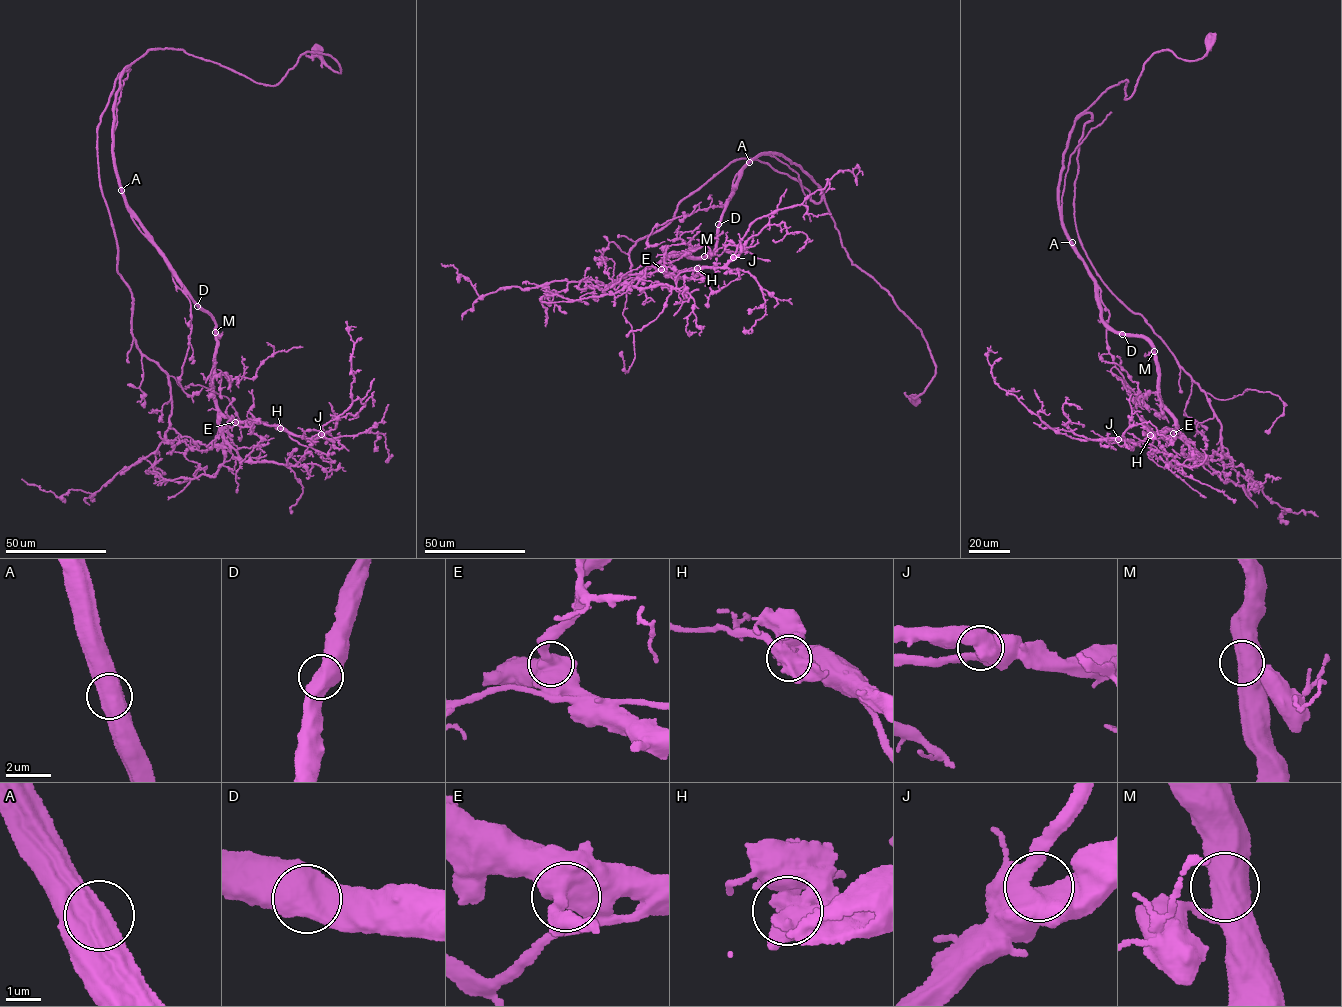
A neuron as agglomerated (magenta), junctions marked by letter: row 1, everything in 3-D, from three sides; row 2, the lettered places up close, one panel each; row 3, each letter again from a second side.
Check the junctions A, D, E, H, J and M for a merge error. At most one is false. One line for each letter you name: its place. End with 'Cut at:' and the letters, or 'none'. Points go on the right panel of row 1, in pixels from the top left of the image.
A: (1072, 242)
Cut at: A

